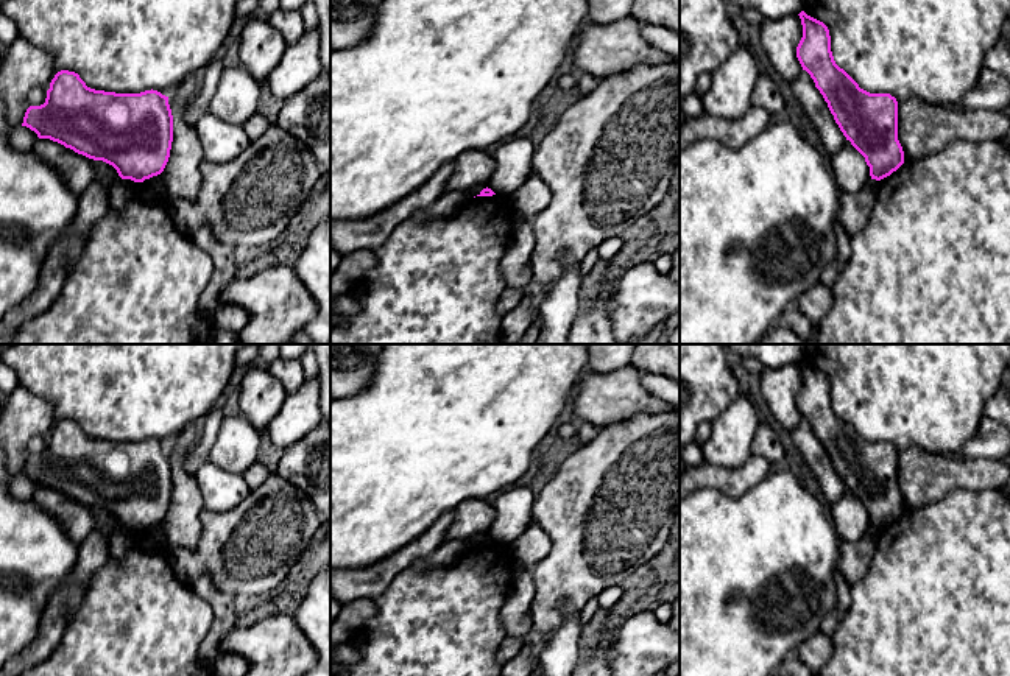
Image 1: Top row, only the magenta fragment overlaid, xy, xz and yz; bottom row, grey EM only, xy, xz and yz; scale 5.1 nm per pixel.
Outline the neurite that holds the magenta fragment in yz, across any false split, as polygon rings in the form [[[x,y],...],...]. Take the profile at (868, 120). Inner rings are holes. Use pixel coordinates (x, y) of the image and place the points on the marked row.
[[[800,14],[803,37],[796,58],[823,95],[840,131],[865,157],[871,179],[881,181],[904,164],[898,140],[898,101],[890,93],[870,93],[840,69],[831,51],[828,26]]]

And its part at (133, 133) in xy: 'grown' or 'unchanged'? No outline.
unchanged

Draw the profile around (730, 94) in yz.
[[[734,48],[711,73],[711,86],[701,97],[705,114],[728,120],[743,117],[753,107],[759,76],[761,69],[750,48]]]

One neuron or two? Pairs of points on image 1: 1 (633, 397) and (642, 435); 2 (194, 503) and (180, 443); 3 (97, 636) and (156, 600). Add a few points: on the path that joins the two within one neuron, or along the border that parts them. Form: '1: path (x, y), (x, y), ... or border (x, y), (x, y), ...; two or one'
1: border (663, 411), (630, 416), (602, 426); two
2: path (186, 488), (178, 471), (178, 458); one
3: path (111, 636), (125, 622), (134, 622), (142, 614); one

